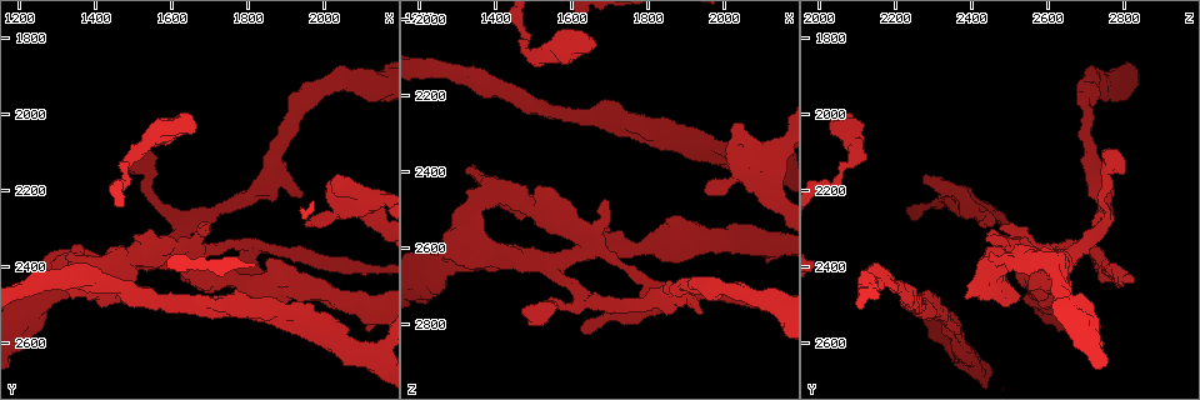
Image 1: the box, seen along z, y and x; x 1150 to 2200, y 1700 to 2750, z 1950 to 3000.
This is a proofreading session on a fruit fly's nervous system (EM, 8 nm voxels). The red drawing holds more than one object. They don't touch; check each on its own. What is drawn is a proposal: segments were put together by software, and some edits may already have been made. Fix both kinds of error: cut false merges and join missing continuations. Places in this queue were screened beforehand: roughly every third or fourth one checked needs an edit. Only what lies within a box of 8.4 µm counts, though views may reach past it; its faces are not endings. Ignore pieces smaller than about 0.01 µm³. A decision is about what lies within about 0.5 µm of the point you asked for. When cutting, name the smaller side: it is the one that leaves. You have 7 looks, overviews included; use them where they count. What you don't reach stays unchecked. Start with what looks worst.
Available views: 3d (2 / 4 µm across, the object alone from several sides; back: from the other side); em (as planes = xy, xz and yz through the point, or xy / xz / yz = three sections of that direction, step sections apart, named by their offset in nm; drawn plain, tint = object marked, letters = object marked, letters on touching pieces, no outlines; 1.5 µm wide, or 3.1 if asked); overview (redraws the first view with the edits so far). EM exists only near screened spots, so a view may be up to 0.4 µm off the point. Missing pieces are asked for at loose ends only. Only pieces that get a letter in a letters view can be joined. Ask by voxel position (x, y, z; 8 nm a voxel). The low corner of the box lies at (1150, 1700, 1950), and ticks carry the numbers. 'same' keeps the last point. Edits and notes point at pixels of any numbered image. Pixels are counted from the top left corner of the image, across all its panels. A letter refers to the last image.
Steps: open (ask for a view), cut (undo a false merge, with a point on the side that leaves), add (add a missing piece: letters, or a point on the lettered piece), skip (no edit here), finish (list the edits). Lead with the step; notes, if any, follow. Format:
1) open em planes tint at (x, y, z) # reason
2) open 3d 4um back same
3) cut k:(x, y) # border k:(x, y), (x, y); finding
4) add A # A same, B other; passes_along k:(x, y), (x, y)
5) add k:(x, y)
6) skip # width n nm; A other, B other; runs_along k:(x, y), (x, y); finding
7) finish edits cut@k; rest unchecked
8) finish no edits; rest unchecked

open em planes tint at (2040, 2165, 2275)

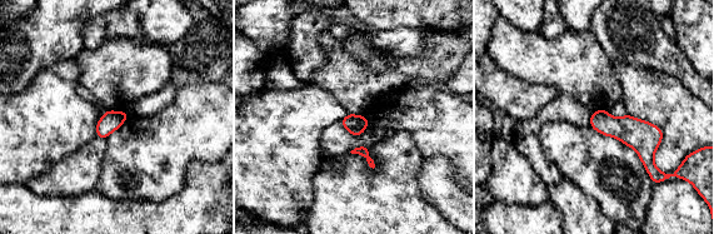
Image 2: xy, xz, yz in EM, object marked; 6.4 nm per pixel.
open em planes letters same

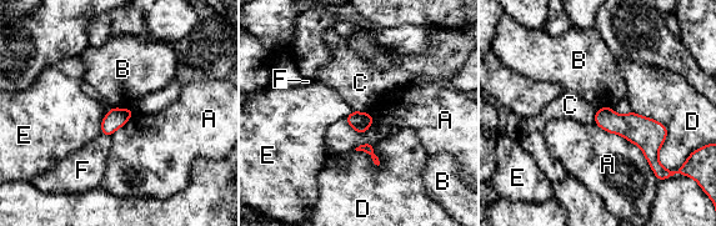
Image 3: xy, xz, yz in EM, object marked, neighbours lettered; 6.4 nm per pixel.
skip # A other, B other, C other, D other, E other, F other; no lettered piece goes on from it

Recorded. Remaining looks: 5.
open 3d 4um at (1520, 2375, 2515)

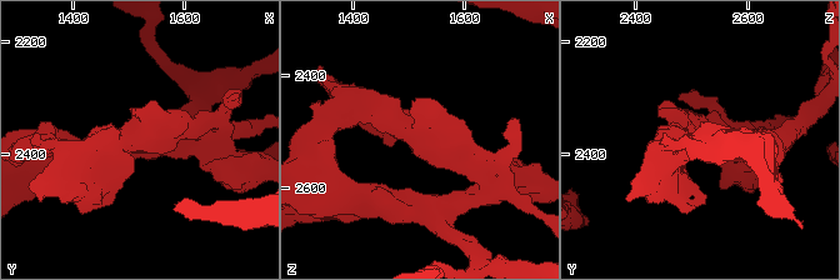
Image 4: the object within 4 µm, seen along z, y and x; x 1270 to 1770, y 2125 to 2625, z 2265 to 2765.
open em yz step 8 letters at (1520, 2370, 2510)

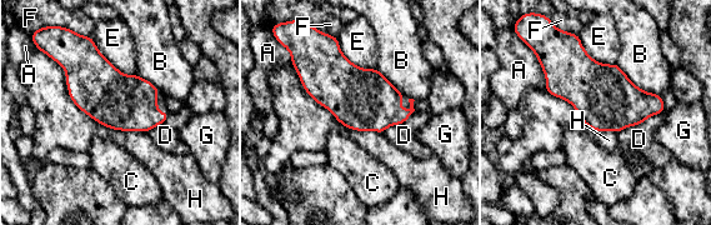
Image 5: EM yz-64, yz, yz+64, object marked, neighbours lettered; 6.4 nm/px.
open em planes letters same # another direction

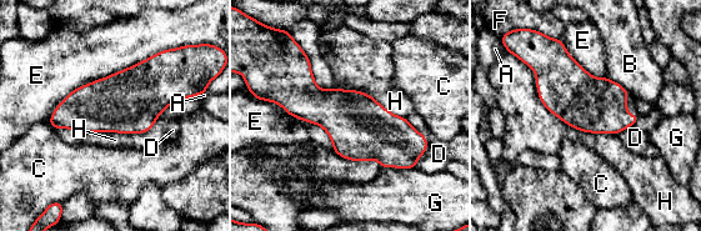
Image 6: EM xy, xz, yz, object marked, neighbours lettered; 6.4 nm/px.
skip # longest_contact E 1000 nm; A other, B other, C other, D other, E other, F other, G other, H other; continuous, no second neuron

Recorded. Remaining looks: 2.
open em yz step 4 letters at (2115, 2570, 2635) # stops while still wide

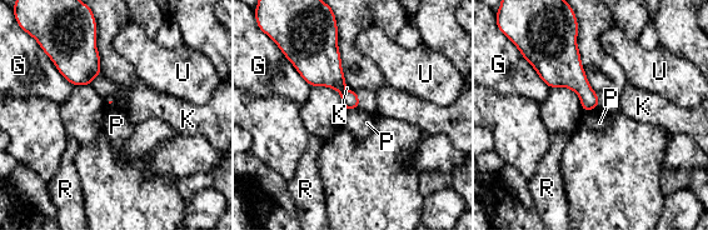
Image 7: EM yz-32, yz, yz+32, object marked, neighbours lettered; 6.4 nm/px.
open em planes letters same # cut it another way

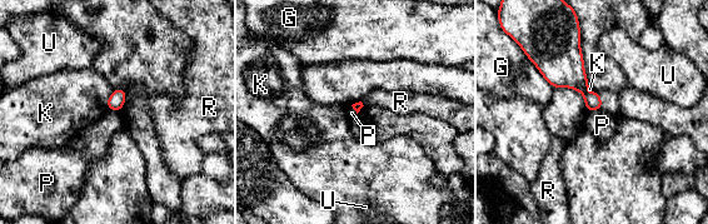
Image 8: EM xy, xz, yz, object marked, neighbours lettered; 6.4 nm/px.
skip # G other, K other, P other, R other, U other; border 8:(598, 108), (587, 112); no lettered piece goes on from it

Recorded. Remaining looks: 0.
finish no edits; rest unchecked

